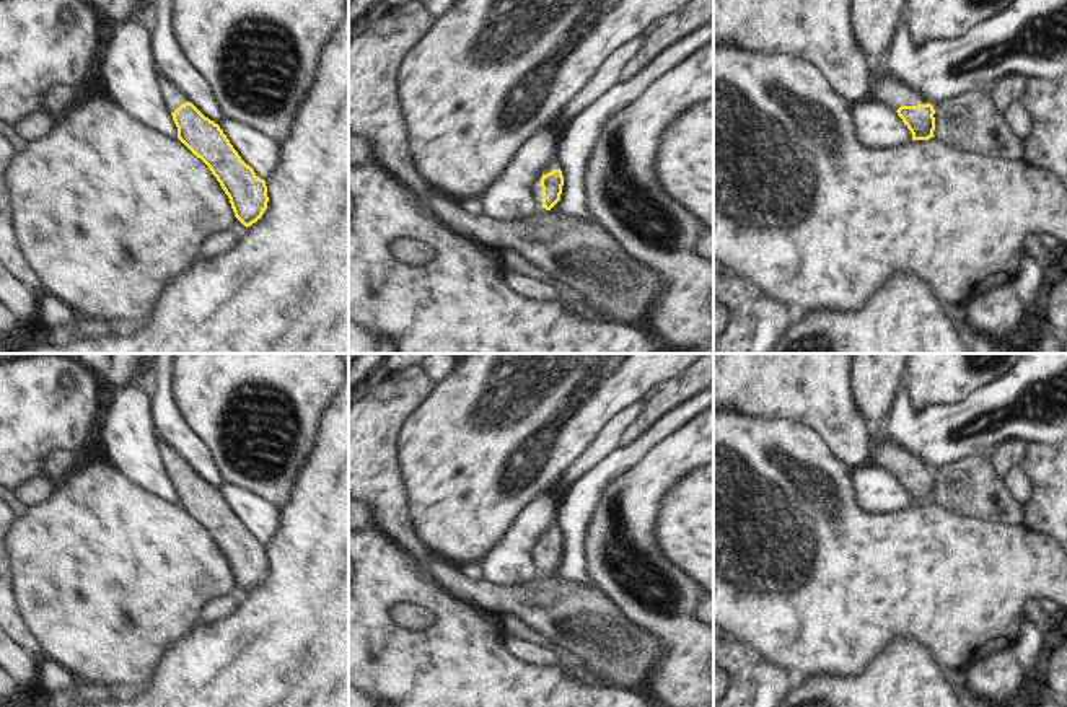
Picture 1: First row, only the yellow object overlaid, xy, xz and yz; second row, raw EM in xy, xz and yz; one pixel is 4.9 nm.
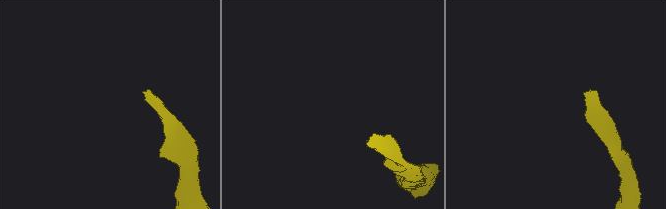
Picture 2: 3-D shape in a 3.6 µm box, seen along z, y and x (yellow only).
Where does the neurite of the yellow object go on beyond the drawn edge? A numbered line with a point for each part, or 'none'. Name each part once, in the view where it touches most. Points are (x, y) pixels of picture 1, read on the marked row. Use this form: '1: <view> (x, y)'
1: xz (536, 193)

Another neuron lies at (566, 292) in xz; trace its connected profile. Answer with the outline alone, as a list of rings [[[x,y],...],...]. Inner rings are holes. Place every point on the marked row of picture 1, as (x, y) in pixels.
[[[485,246],[485,251],[502,269],[502,274],[505,274],[508,270],[515,270],[515,272],[528,275],[531,279],[539,279],[544,283],[554,285],[557,288],[560,301],[565,301],[565,300],[583,301],[586,305],[588,311],[591,311],[598,321],[611,321],[611,318],[608,314],[596,311],[595,306],[591,306],[577,290],[573,290],[554,279],[549,279],[539,267],[529,264],[520,254],[516,254],[510,249],[495,249],[490,246]]]

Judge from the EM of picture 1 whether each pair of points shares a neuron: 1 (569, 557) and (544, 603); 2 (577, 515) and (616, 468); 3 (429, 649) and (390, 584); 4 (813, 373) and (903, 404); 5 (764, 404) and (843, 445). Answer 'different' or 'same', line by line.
1: different
2: same
3: same
4: different
5: same

